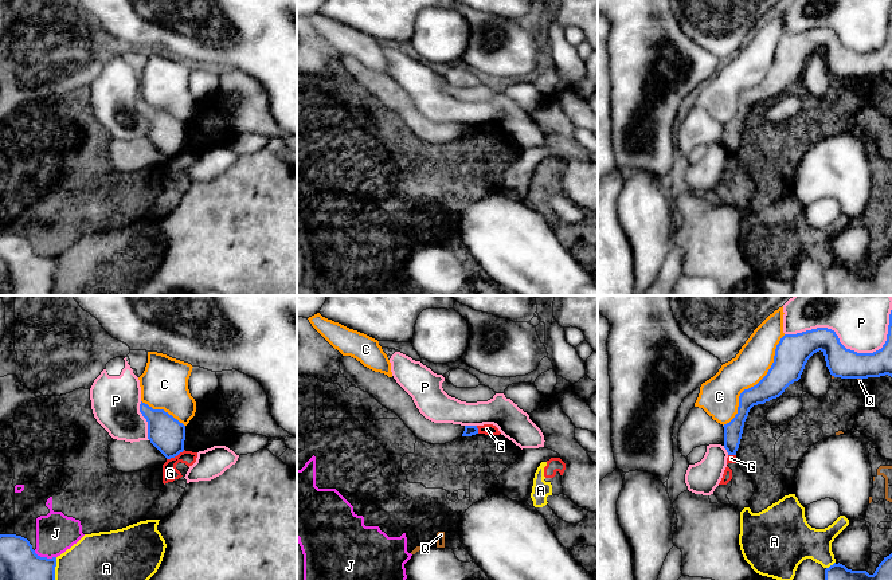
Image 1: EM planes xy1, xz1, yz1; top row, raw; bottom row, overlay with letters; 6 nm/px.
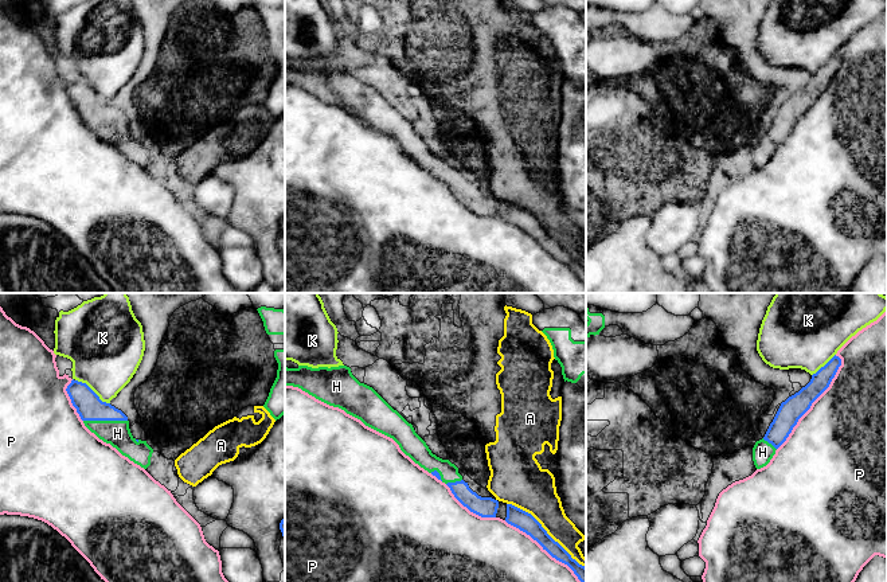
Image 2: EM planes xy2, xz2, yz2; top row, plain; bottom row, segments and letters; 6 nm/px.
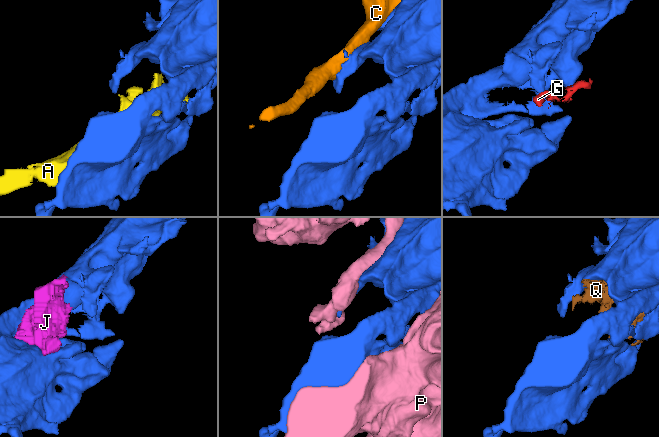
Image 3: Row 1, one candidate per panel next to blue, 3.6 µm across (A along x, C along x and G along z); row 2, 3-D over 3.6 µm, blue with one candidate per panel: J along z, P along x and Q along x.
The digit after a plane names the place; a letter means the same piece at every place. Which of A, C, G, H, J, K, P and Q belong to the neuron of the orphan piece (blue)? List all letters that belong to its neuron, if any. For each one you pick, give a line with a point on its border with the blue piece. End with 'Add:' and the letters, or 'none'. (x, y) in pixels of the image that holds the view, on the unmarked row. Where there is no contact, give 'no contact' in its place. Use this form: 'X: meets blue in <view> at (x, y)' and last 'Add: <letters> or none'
H: meets blue in xy2 at (105, 118)
Add: H

